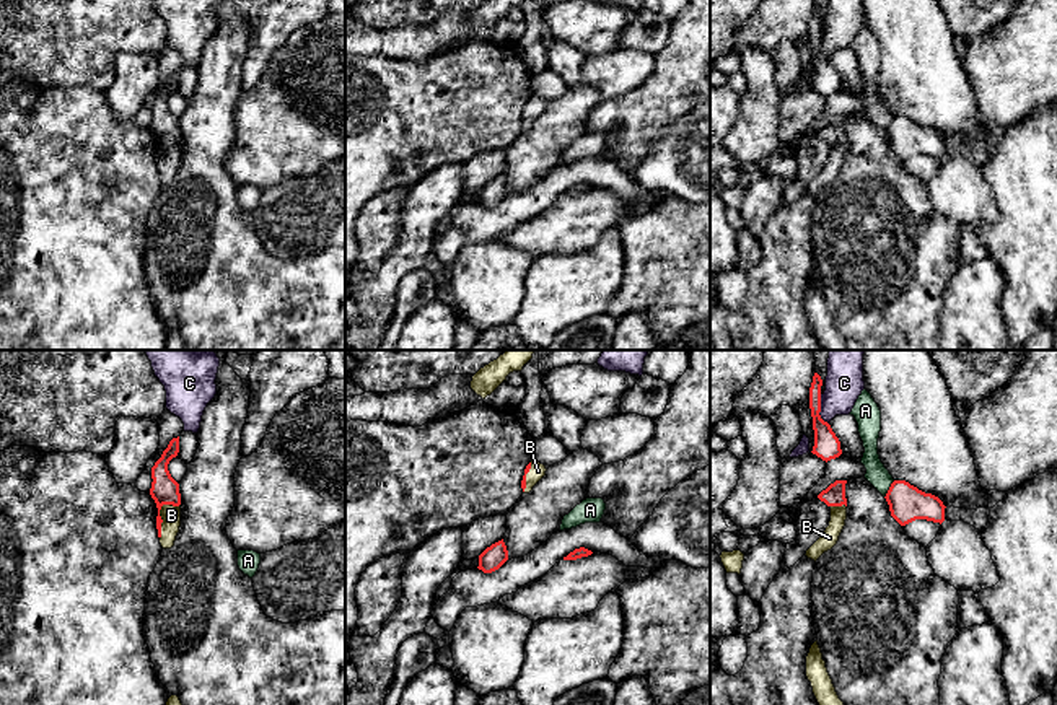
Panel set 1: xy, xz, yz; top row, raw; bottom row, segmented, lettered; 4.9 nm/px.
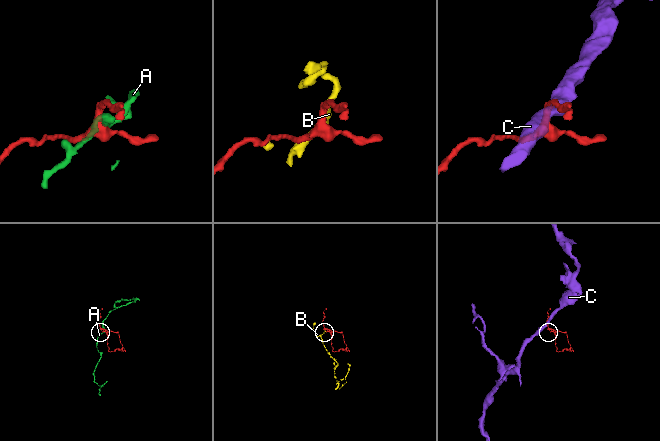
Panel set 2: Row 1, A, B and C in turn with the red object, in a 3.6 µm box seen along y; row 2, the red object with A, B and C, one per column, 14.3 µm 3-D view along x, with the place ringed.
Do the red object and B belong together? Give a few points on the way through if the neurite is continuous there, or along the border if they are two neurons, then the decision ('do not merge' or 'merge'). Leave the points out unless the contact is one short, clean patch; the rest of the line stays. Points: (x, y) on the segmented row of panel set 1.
runs through xy (165, 490), (165, 503), (158, 513), (171, 515); merge

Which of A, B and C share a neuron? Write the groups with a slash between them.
A / B / C

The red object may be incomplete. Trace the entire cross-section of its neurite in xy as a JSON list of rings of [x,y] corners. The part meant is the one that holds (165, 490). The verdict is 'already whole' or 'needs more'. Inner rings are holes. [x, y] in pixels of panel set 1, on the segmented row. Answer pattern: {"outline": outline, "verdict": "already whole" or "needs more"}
{"outline": [[[179,436],[173,438],[161,458],[151,467],[150,495],[156,503],[156,529],[163,549],[174,545],[181,526],[181,493],[179,484],[171,477],[168,464],[179,453]]], "verdict": "needs more"}

